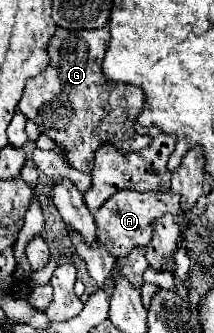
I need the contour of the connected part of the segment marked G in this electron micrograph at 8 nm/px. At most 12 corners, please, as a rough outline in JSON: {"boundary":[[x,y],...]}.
{"boundary":[[57,28],[47,68],[27,82],[25,118],[93,170],[107,140],[123,152],[143,90],[111,84],[109,28]]}

